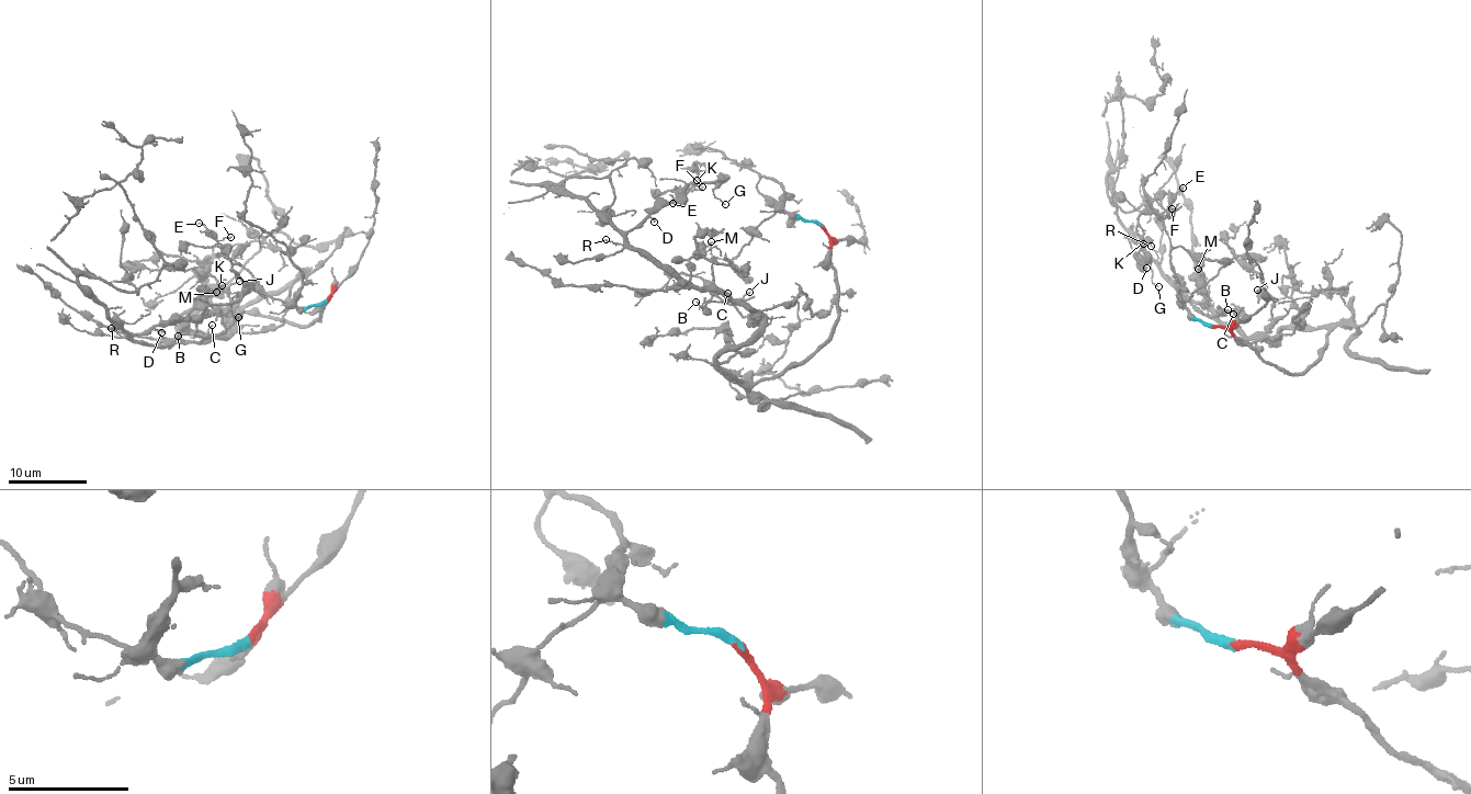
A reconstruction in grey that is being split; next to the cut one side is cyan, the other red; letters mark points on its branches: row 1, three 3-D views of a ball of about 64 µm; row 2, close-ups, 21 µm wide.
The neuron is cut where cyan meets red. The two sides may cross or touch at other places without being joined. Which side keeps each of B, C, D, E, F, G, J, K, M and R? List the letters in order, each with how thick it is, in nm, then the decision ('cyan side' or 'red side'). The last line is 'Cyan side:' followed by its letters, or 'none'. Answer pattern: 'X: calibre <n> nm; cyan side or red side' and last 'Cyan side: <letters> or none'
B: calibre 120 nm; red side
C: calibre 120 nm; red side
D: calibre 130 nm; red side
E: calibre 110 nm; red side
F: calibre 120 nm; red side
G: calibre 100 nm; red side
J: calibre 110 nm; red side
K: calibre 110 nm; red side
M: calibre 130 nm; red side
R: calibre 110 nm; red side
Cyan side: none

